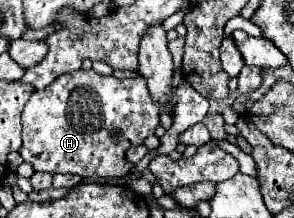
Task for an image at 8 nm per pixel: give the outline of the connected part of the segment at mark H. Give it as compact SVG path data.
M77 70L59 76L45 90L35 90L25 104L21 118L23 146L19 154L25 162L33 164L37 172L77 174L81 178L125 178L133 168L133 164L125 160L125 152L155 134L155 128L159 126L159 108L153 102L143 76L119 80L115 76L99 76L95 70Z

